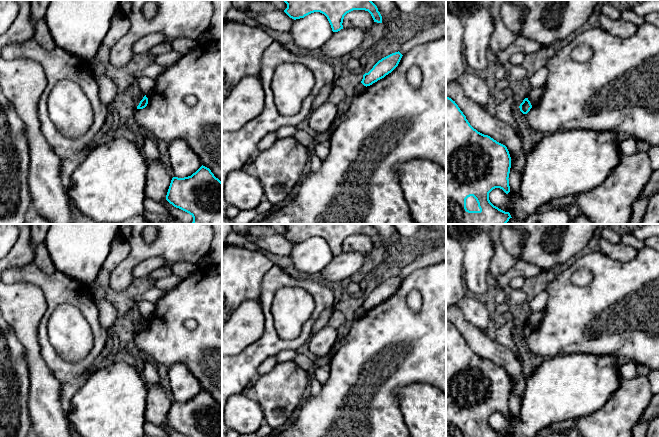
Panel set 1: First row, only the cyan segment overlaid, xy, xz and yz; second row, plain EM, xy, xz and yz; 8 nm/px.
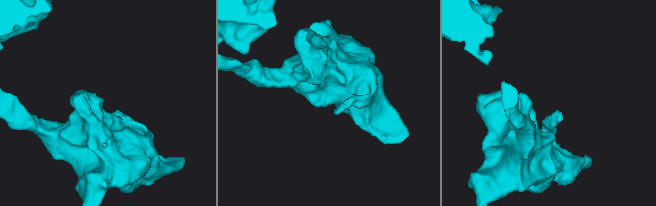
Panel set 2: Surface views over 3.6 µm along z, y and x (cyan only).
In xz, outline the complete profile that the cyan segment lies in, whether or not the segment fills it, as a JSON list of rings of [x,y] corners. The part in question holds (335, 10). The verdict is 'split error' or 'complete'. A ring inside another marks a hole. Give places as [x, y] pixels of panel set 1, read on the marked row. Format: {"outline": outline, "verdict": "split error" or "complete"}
{"outline": [[[283,0],[287,4],[284,12],[292,19],[320,12],[324,14],[333,32],[343,29],[344,16],[353,10],[368,11],[374,22],[382,23],[382,16],[371,0]]], "verdict": "complete"}

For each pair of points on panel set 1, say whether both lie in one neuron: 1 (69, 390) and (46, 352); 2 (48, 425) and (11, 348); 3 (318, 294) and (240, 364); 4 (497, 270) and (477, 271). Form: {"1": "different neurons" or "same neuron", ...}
{"1": "same neuron", "2": "different neurons", "3": "same neuron", "4": "different neurons"}

